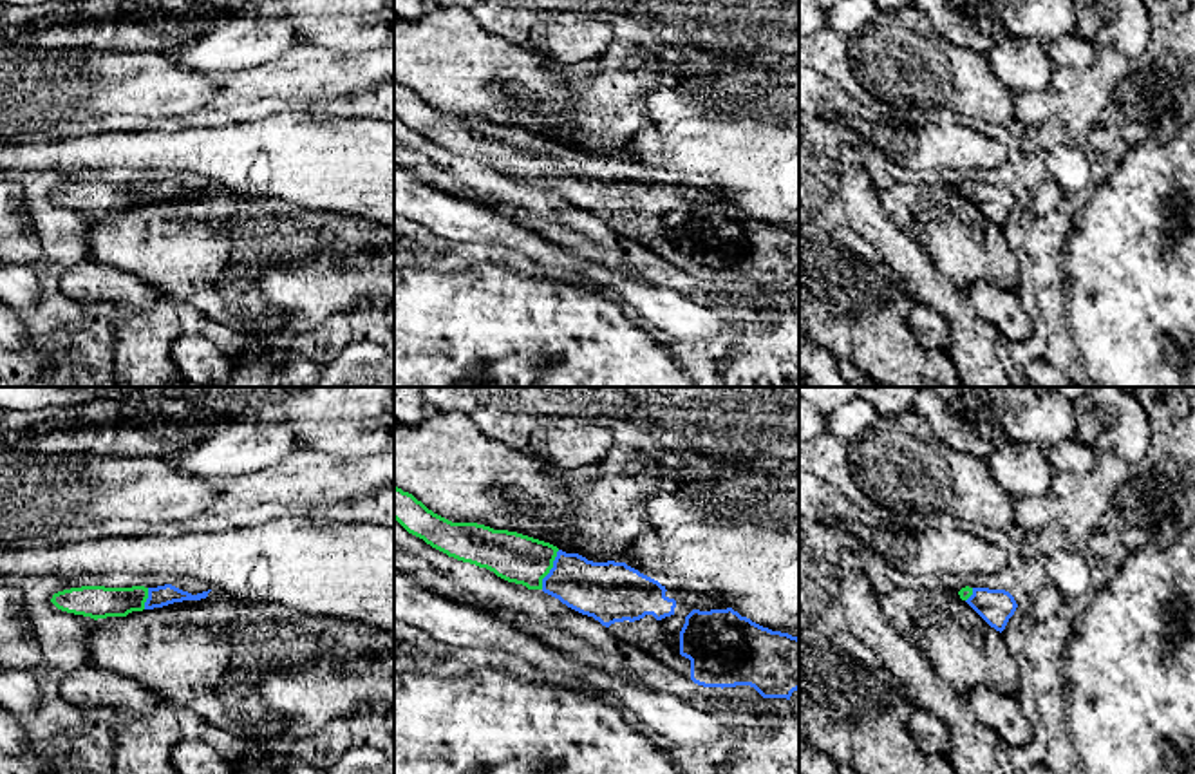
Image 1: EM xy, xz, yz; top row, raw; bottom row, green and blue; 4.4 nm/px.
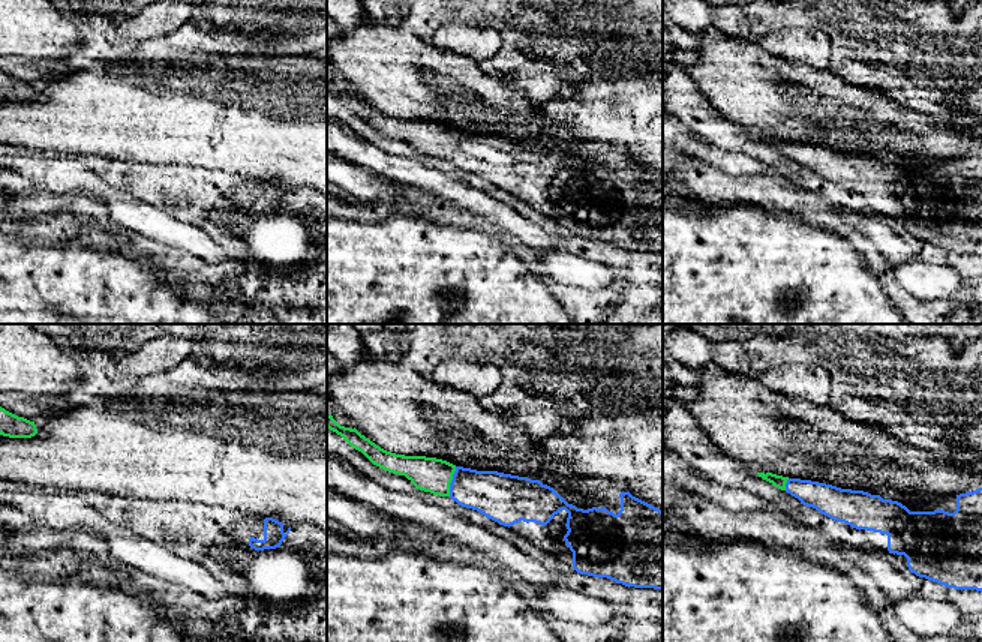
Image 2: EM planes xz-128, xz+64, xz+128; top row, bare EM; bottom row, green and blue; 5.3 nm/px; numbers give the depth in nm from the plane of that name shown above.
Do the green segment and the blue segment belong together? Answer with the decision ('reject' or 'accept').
accept

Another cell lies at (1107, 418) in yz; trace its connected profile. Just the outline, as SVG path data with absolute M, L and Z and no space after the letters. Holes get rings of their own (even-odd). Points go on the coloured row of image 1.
M1094 387L1072 401L1076 439L1094 452L1115 452L1141 463L1152 448L1150 416L1135 394L1121 387Z

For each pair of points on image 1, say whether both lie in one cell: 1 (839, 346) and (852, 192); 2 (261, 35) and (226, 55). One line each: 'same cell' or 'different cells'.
1: different cells
2: same cell

